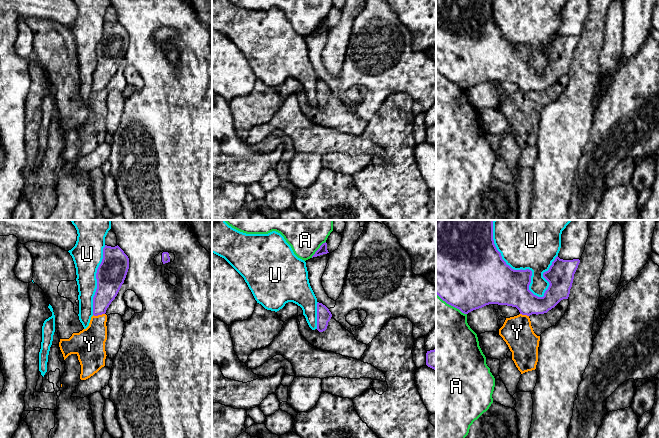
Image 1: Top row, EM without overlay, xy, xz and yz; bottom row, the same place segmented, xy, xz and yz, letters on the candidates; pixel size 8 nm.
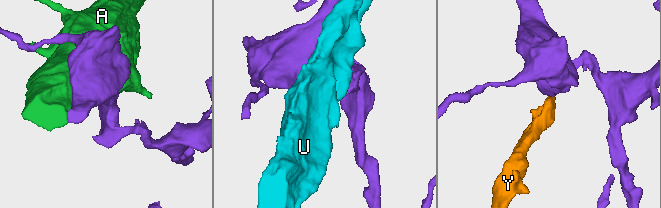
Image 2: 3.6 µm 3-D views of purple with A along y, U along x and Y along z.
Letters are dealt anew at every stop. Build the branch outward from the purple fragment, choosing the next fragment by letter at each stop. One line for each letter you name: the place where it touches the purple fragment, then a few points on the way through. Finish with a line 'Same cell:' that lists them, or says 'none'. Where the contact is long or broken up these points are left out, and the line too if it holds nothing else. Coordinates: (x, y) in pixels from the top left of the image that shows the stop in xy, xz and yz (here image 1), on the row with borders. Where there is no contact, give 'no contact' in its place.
Same cell: none

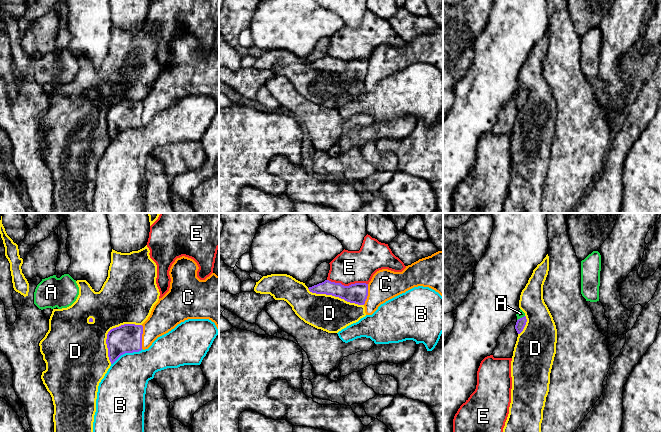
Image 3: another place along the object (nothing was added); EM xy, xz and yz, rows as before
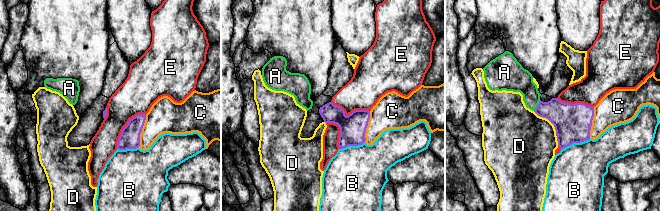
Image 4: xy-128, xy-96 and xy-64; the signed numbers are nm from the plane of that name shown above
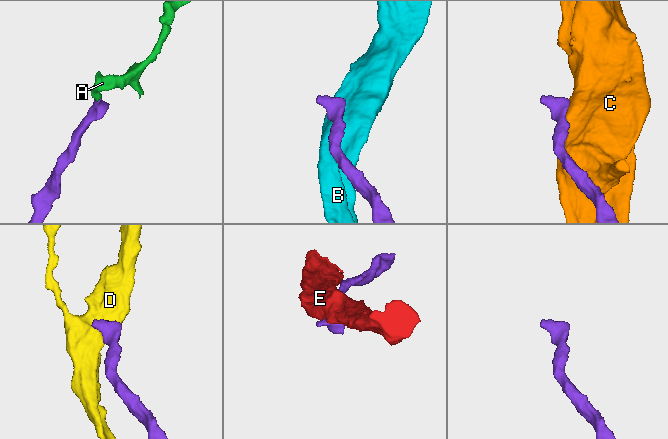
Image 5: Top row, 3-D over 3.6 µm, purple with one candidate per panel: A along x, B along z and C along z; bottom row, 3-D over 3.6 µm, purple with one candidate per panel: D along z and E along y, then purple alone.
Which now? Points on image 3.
A: yz (520, 318) | across yz (520, 324), (520, 318), (520, 313)
Same cell: A

